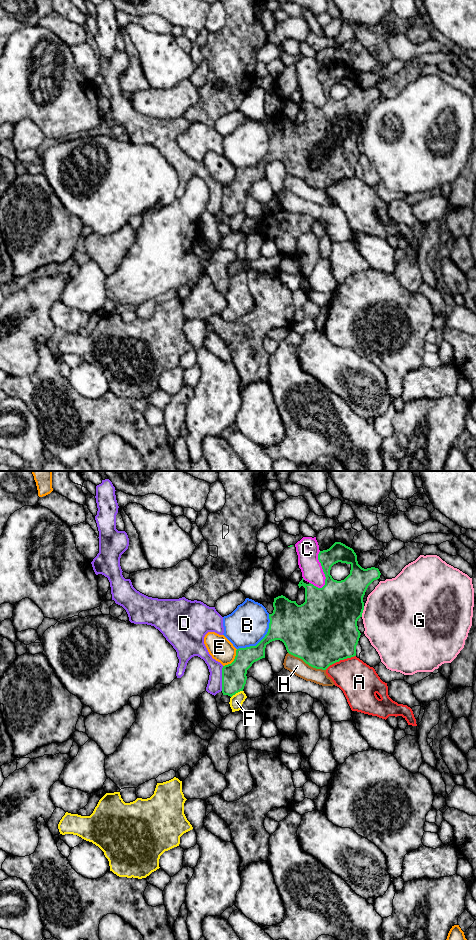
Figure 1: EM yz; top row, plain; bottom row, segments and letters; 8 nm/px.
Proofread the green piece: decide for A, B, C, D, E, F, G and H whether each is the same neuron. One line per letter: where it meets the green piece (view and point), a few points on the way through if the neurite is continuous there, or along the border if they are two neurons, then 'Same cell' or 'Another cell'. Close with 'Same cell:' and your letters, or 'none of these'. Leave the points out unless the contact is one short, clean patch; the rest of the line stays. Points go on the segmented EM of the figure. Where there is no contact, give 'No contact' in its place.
A: Touches green at yz (340, 659). Another cell
B: Touches green at yz (262, 639). Another cell
C: Touches green at yz (323, 570). Another cell
D: Touches green at yz (222, 678). Another cell
E: Touches green at yz (234, 660). Another cell
F: Touches green at yz (236, 692). Boundary: yz (242, 690), (231, 697). Another cell
G: Touches green at yz (362, 611). Another cell
H: Touches green at yz (307, 663). Another cell
Same cell: none of these

